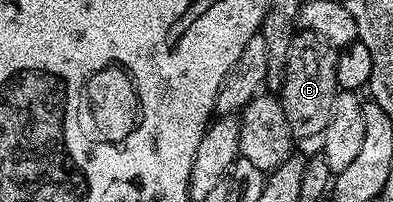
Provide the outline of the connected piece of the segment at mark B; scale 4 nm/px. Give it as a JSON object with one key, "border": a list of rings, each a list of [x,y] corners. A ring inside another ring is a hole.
{"border":[[[310,32],[299,33],[291,44],[280,89],[280,101],[295,139],[317,139],[328,128],[332,104],[340,92],[336,80],[337,59],[338,50]]]}

